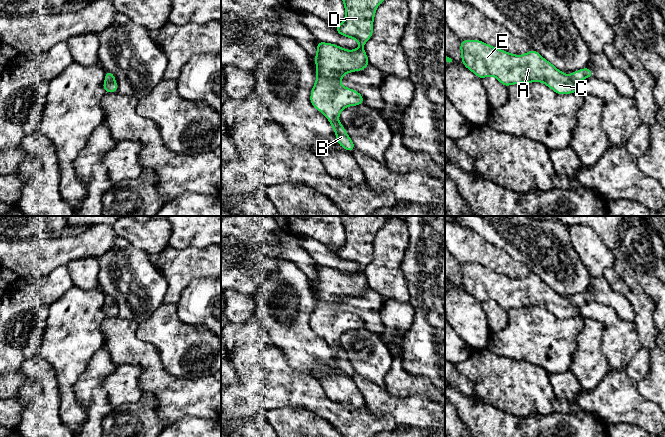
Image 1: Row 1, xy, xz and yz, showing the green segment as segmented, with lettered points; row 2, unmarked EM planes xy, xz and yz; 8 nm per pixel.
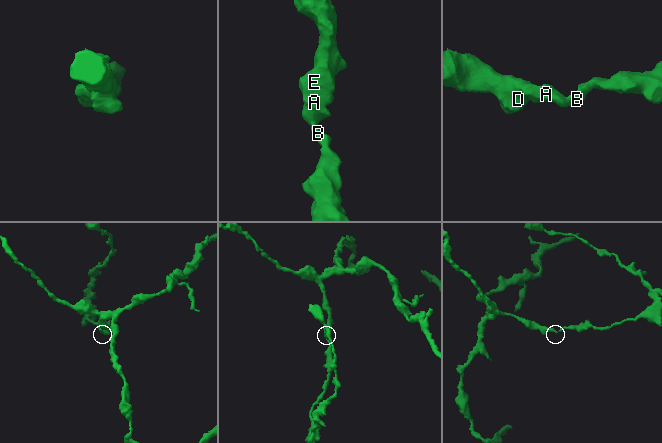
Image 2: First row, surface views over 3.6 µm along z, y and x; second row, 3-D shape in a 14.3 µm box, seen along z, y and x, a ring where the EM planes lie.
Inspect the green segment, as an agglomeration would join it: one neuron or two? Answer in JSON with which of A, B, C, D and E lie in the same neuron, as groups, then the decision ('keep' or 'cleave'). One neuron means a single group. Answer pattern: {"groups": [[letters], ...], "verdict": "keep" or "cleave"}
{"groups": [["A", "B", "C", "D", "E"]], "verdict": "keep"}

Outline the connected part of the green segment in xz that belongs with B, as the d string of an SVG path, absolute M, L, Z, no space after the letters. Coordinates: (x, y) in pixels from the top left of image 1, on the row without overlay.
M340 216L345 231L345 243L335 255L355 263L360 272L346 274L332 267L317 266L315 288L316 305L310 318L312 330L323 337L331 347L337 367L345 374L355 374L354 367L338 345L343 333L364 327L356 314L340 309L344 299L362 295L370 289L363 273L373 259L373 246L377 231L390 216Z

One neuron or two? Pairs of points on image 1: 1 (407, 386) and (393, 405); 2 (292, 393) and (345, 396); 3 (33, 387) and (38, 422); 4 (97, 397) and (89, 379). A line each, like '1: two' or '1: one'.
1: two
2: two
3: two
4: one

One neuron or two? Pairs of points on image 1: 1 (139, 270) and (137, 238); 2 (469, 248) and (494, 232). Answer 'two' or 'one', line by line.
1: two
2: two

